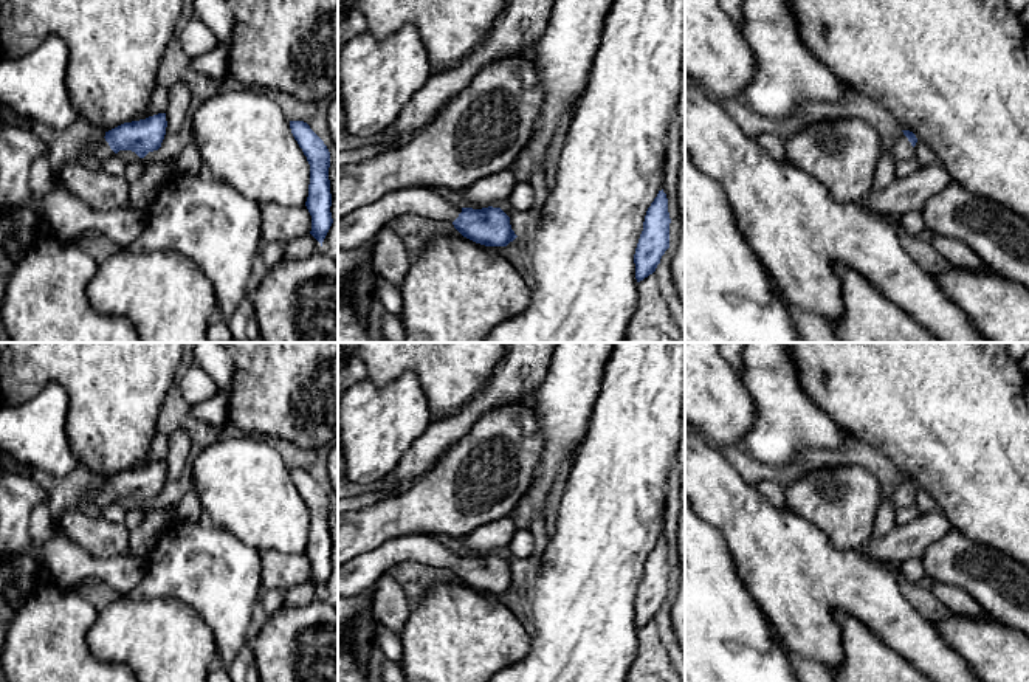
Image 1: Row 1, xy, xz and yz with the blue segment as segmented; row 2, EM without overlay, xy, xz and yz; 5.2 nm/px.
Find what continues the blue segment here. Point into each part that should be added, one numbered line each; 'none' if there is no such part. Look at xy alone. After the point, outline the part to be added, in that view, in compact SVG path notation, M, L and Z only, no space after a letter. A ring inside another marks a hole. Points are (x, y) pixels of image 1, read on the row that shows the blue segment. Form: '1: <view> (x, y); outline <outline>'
1: xy (101, 149); outline M105 138L99 140L98 143L88 143L88 144L85 146L84 152L85 152L87 155L96 157L96 158L101 160L101 161L105 161L105 160L108 160L110 157L116 155L116 153L110 149L110 146L108 146L108 143L105 141Z

